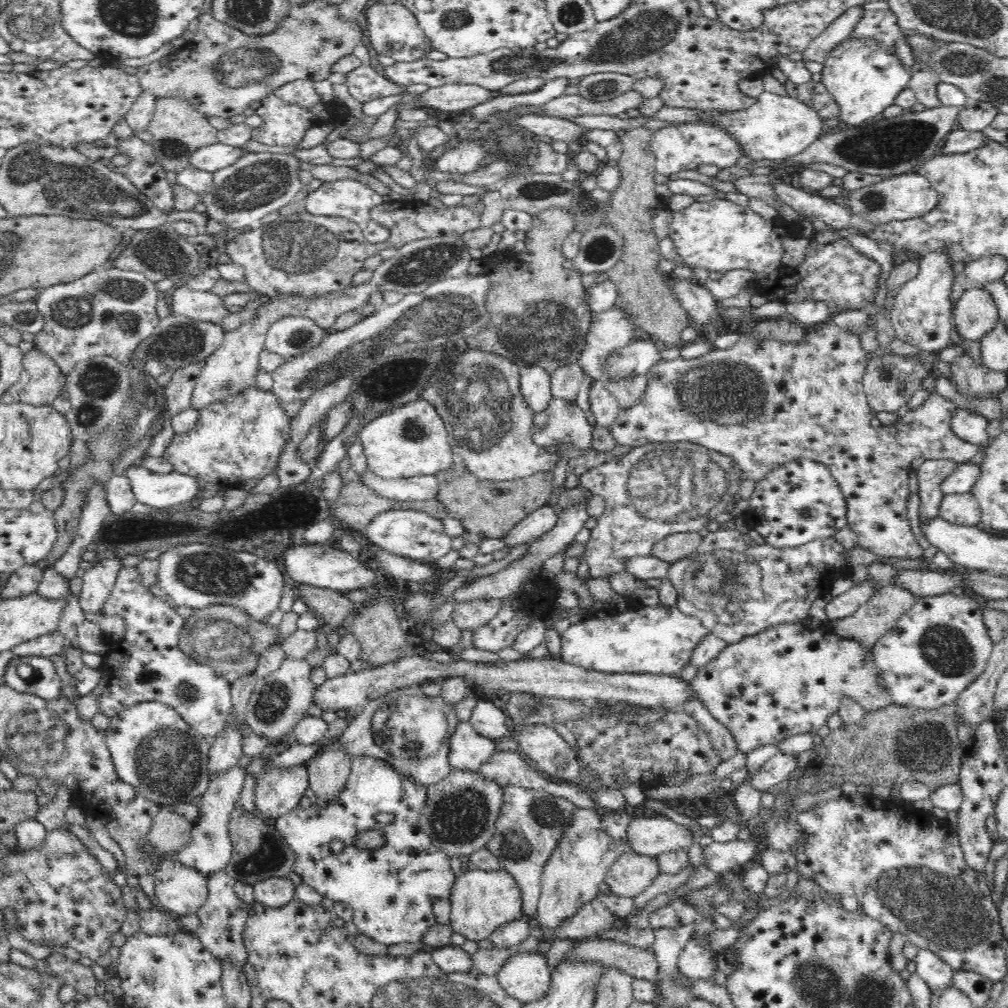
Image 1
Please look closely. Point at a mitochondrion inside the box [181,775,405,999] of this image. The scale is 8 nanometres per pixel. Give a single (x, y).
(268, 855)

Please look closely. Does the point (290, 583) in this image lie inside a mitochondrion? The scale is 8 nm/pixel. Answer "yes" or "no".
no

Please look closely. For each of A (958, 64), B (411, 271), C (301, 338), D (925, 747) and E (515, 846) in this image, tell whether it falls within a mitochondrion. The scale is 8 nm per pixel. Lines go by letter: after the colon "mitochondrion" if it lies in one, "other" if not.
A: mitochondrion
B: mitochondrion
C: mitochondrion
D: mitochondrion
E: mitochondrion

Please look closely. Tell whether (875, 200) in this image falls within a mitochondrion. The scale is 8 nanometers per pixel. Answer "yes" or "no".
yes

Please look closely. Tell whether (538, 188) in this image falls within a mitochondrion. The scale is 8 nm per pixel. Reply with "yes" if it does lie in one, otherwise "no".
yes

